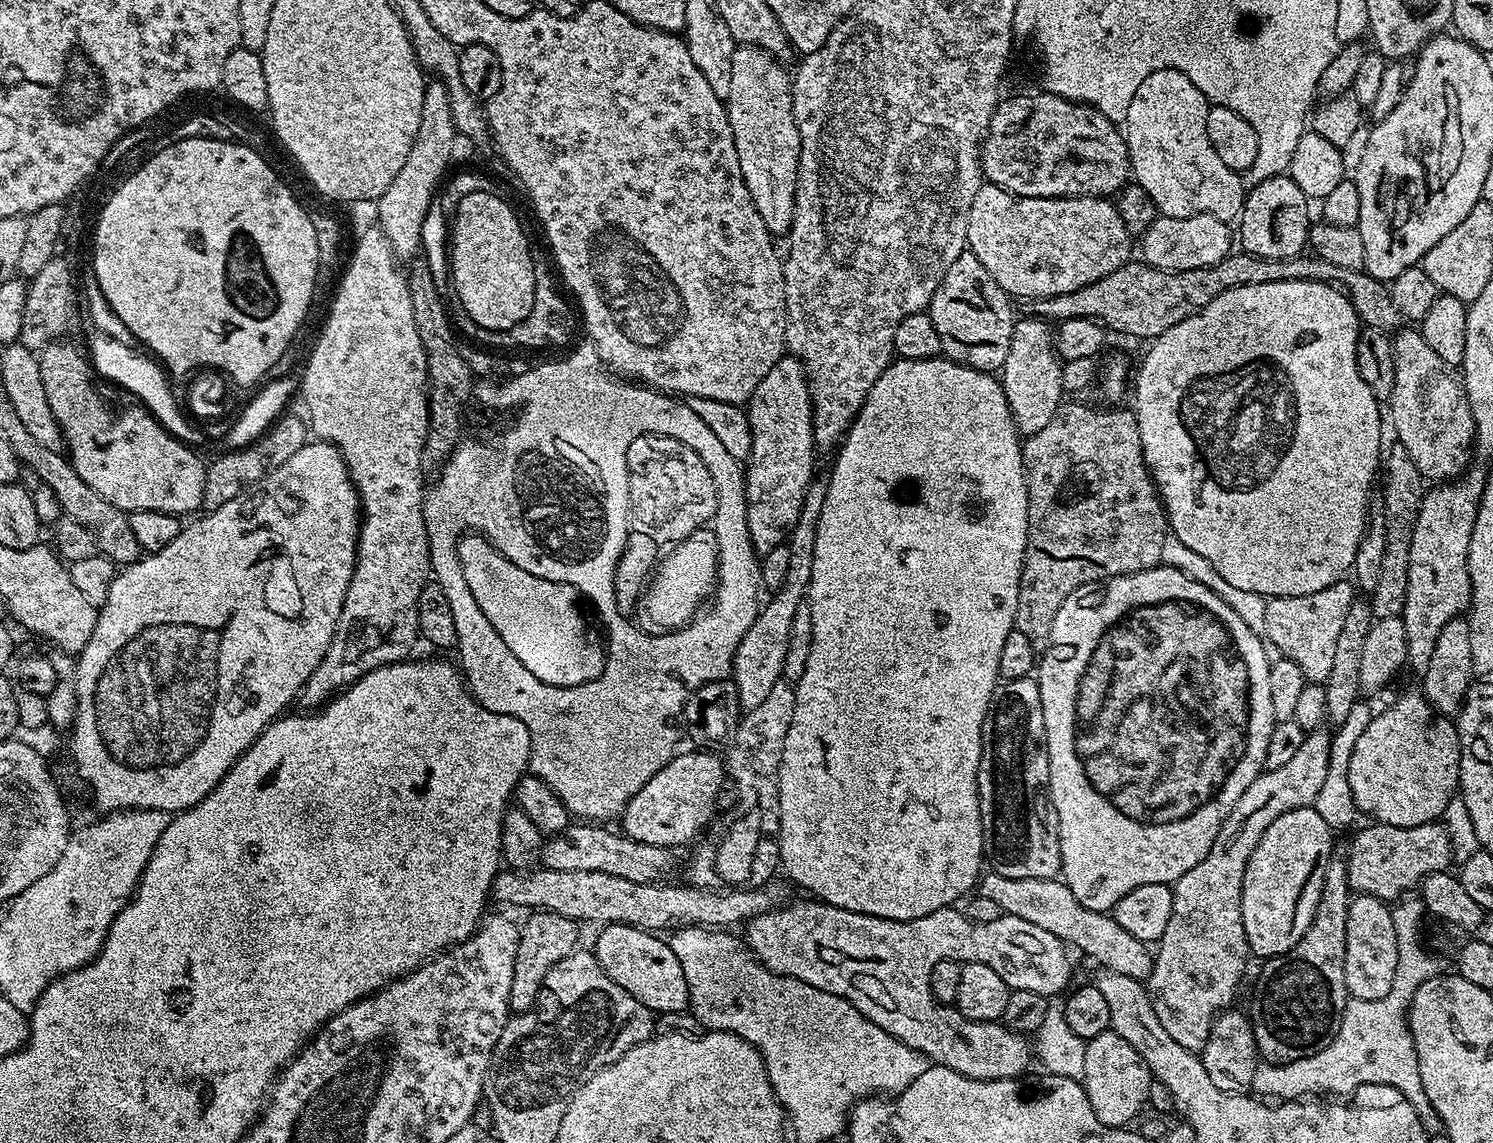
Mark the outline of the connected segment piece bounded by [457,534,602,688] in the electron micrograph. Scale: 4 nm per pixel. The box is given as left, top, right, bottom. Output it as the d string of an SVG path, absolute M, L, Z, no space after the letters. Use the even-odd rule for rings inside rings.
M462 536L457 543L457 560L462 566L463 581L482 614L486 614L486 622L494 626L510 654L534 678L559 688L593 679L594 671L588 660L601 659L602 640L588 629L588 620L580 609L582 598L576 588L522 570L520 564L510 562L497 551L486 536Z

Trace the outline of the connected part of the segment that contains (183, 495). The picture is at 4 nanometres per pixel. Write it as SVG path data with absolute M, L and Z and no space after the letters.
M57 342L48 345L39 353L42 387L46 390L46 402L50 402L52 416L60 427L63 443L68 444L66 455L71 461L73 470L110 506L118 506L123 512L138 510L158 510L171 516L187 517L187 512L198 509L204 502L206 486L206 464L195 456L193 449L183 440L177 440L147 408L135 406L125 412L112 413L106 401L100 397L96 384L92 381L93 369L84 361L84 356L72 344Z

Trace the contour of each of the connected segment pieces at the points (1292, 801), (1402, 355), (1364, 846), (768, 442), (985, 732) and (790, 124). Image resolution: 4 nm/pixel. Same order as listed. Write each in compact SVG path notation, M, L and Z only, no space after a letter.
M1321 726L1307 733L1301 748L1283 766L1278 766L1278 770L1261 772L1258 778L1254 778L1254 782L1250 782L1250 786L1246 786L1246 794L1242 794L1242 798L1234 802L1234 810L1230 810L1230 814L1222 822L1218 838L1214 838L1214 846L1210 846L1206 858L1202 858L1202 862L1198 862L1194 870L1186 870L1186 874L1182 874L1182 878L1172 888L1170 922L1166 922L1166 930L1160 935L1160 949L1155 949L1152 975L1148 977L1146 987L1154 1006L1154 1014L1158 1014L1158 1022L1162 1022L1166 1034L1170 1034L1170 1038L1174 1038L1178 1046L1186 1046L1189 1052L1199 1053L1203 1049L1213 1020L1231 1005L1228 1003L1235 998L1236 987L1248 964L1248 935L1242 926L1242 882L1246 874L1246 862L1274 818L1282 818L1282 814L1290 810L1315 805L1334 759L1333 733L1327 730L1329 731L1327 727Z
M1408 326L1403 330L1395 333L1392 340L1392 353L1394 354L1394 390L1392 391L1392 399L1390 401L1390 407L1392 407L1392 428L1396 431L1395 439L1402 446L1406 446L1407 452L1410 454L1410 458L1414 458L1414 466L1418 466L1418 470L1424 476L1425 481L1428 482L1447 482L1457 479L1464 475L1466 469L1469 467L1470 461L1468 461L1468 452L1473 451L1474 441L1476 439L1476 427L1474 426L1474 416L1470 410L1470 402L1468 401L1468 395L1464 393L1464 385L1458 379L1449 365L1442 362L1442 358L1438 358L1438 354L1434 354L1434 350L1430 350L1430 345L1426 342L1426 338L1422 338L1422 334L1415 327Z
M1368 822L1353 838L1352 845L1347 845L1346 855L1348 885L1353 893L1373 896L1385 902L1399 901L1430 874L1447 872L1453 863L1450 834L1446 834L1440 822L1422 826L1390 826Z
M785 354L754 390L746 404L752 445L744 468L746 526L757 557L770 554L785 543L798 514L802 498L812 480L812 463L818 457L812 429L812 399L804 367L791 354Z
M1023 676L1017 680L1005 680L997 683L996 689L986 710L986 718L982 730L982 754L976 779L976 793L980 799L980 821L982 822L982 838L984 839L984 859L987 867L1006 878L1038 878L1039 880L1055 880L1061 875L1060 870L1060 829L1056 827L1056 817L1052 810L1052 801L1048 794L1048 743L1044 733L1042 718L1042 694L1040 685L1032 676Z
M749 44L737 46L730 62L730 94L726 98L728 121L730 122L730 130L734 130L734 146L738 150L738 166L742 166L742 178L746 182L746 190L750 190L750 198L754 198L754 206L758 210L758 214L762 214L762 222L766 222L766 230L776 238L783 237L792 228L792 219L796 209L796 179L800 165L800 135L792 109L792 81L789 73L784 73L784 68L785 65L766 50L755 48Z

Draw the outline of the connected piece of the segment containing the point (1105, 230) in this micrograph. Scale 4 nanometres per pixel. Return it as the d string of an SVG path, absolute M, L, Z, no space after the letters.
M984 182L978 194L974 194L974 206L970 206L968 248L990 270L990 278L1012 298L1070 294L1070 290L1098 282L1098 278L1106 278L1118 266L1129 263L1128 243L1130 237L1117 205L1103 196L1030 198L1015 196L996 184Z

